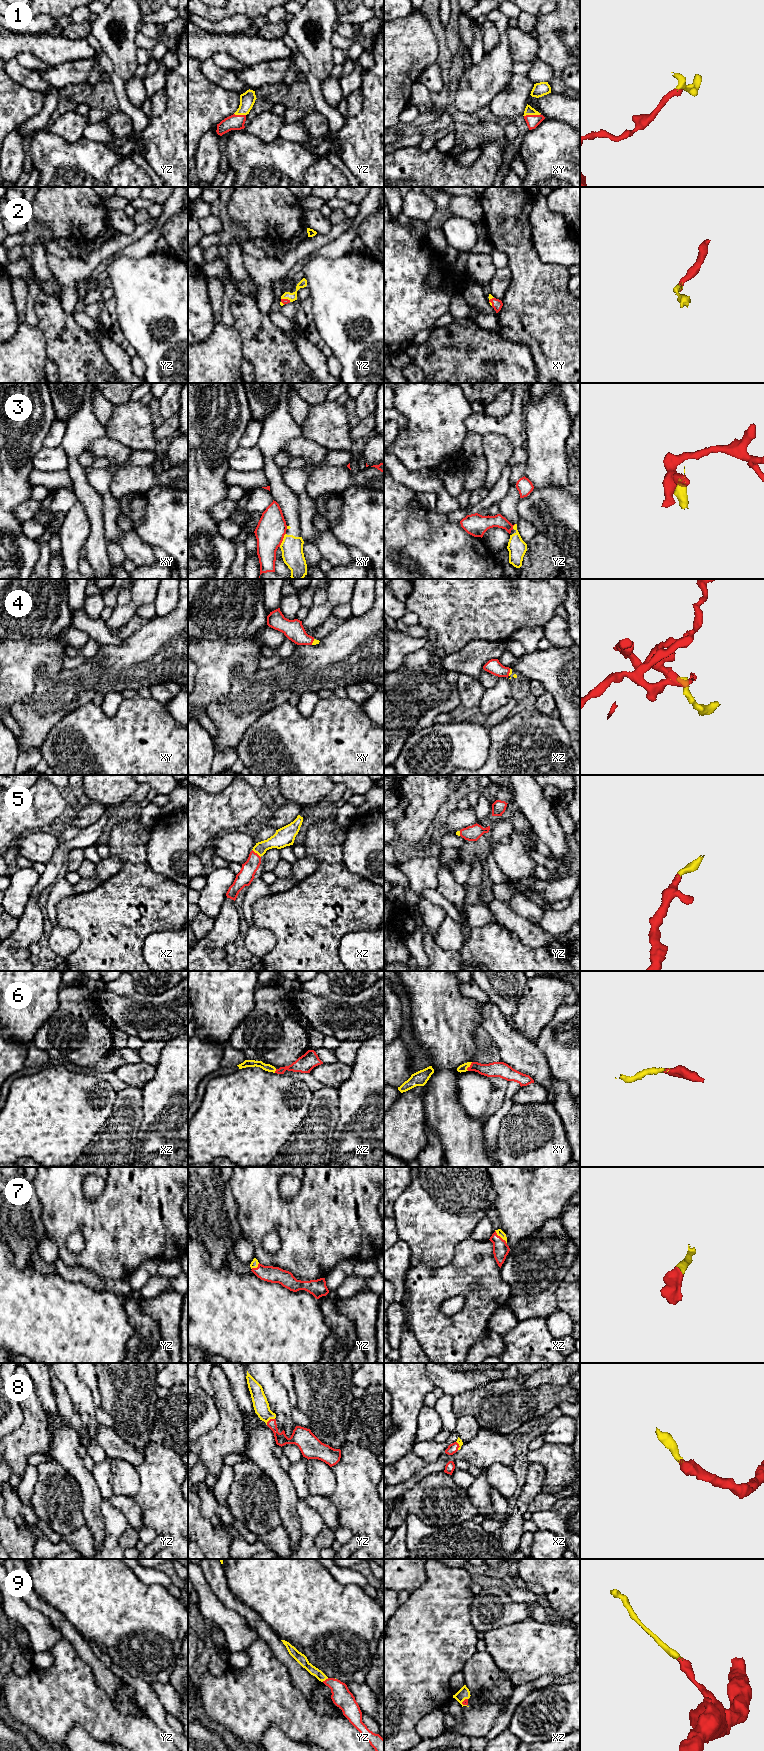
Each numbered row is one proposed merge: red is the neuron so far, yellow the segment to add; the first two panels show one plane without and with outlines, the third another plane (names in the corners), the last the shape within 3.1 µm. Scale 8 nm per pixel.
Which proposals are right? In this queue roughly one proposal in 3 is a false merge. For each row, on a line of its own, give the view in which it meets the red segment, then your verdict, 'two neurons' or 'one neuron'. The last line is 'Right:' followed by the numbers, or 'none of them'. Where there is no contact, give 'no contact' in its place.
1: xy | one neuron
2: yz | one neuron
3: xy | two neurons
4: xz | one neuron
5: xz | one neuron
6: xy | one neuron
7: xz | one neuron
8: yz | one neuron
9: yz | one neuron
Right: 1, 2, 4, 5, 6, 7, 8, 9

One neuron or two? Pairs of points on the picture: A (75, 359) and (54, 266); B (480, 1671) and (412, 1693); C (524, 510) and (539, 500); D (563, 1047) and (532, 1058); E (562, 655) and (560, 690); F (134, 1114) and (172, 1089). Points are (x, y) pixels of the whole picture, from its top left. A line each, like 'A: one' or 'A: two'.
A: two
B: two
C: one
D: two
E: one
F: two

